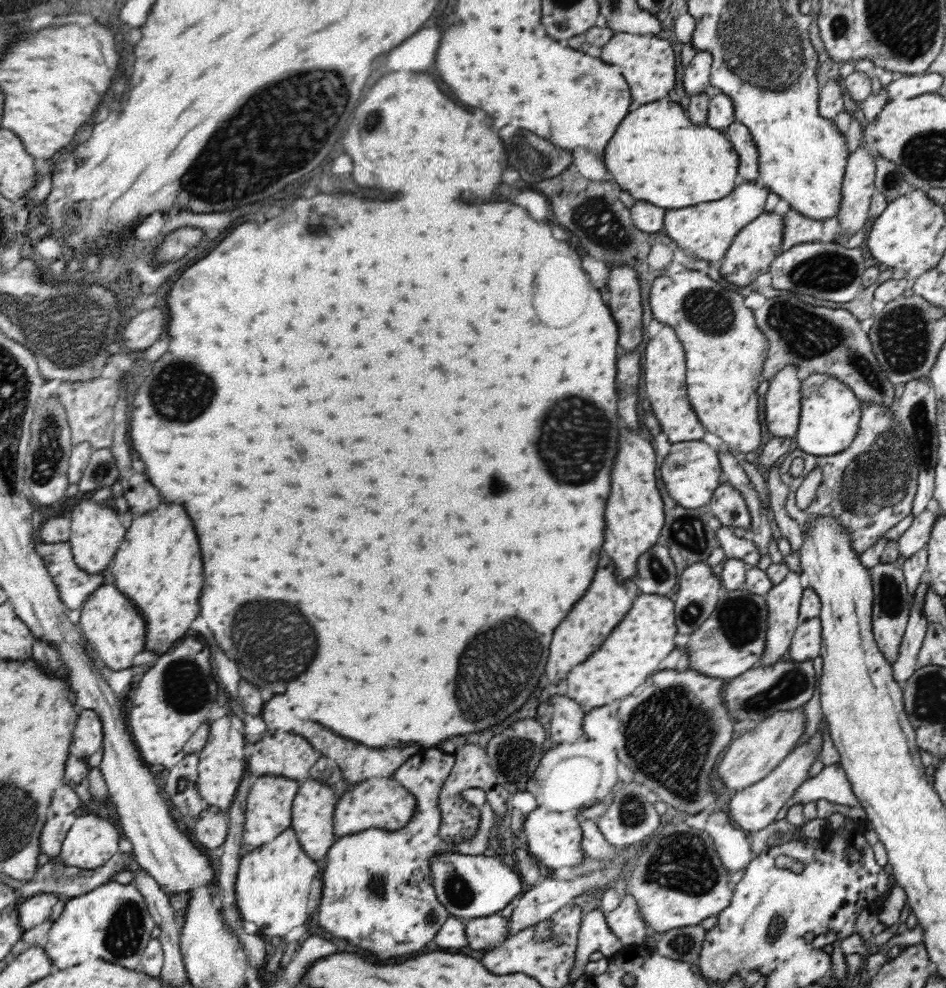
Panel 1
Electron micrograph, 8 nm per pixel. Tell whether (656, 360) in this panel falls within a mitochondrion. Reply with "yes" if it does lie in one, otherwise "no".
no

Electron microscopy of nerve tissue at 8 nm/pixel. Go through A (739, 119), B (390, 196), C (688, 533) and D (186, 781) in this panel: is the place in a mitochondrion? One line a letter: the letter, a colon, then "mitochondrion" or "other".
A: other
B: other
C: mitochondrion
D: mitochondrion

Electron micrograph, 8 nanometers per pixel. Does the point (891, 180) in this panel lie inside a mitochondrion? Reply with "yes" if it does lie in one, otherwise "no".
yes

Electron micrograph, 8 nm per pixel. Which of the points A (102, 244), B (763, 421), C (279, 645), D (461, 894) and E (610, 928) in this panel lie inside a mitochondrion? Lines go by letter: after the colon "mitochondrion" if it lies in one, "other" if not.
A: other
B: other
C: mitochondrion
D: mitochondrion
E: other

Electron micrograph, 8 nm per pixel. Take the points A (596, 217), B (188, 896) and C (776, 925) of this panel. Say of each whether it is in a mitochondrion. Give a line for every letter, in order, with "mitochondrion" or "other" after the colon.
A: mitochondrion
B: other
C: mitochondrion

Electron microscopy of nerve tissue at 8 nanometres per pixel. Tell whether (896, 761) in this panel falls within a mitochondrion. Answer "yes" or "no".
no

